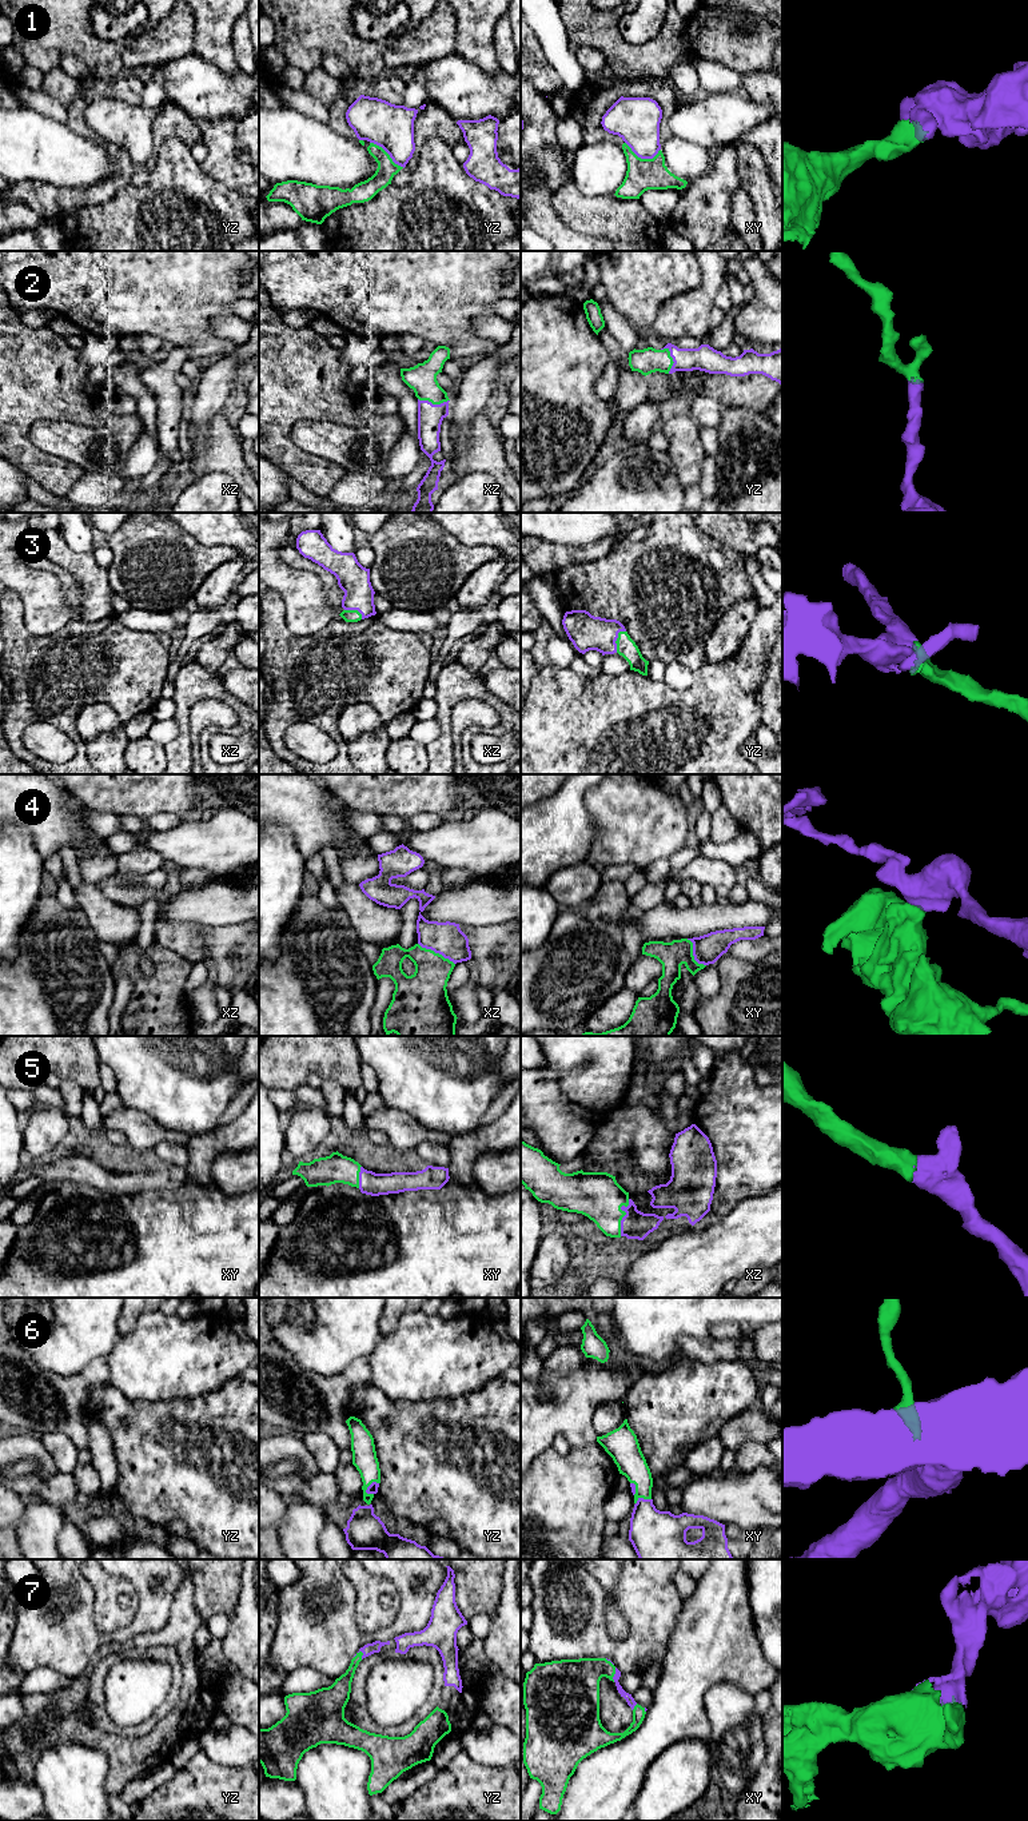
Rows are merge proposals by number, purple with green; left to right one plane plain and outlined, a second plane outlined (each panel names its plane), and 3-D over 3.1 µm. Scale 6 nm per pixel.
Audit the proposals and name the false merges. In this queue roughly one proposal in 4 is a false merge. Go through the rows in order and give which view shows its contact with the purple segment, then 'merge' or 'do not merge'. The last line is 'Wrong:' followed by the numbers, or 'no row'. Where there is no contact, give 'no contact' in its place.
1: contact in xy; do not merge
2: contact in yz; merge
3: contact in yz; merge
4: contact in xz; do not merge
5: contact in xz; merge
6: contact in yz; merge
7: contact in yz; merge
Wrong: 1, 4

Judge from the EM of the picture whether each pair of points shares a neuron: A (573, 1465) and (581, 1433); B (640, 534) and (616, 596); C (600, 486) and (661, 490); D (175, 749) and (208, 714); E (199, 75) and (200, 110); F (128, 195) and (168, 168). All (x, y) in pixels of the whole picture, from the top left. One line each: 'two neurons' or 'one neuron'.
A: two neurons
B: two neurons
C: one neuron
D: two neurons
E: one neuron
F: one neuron

